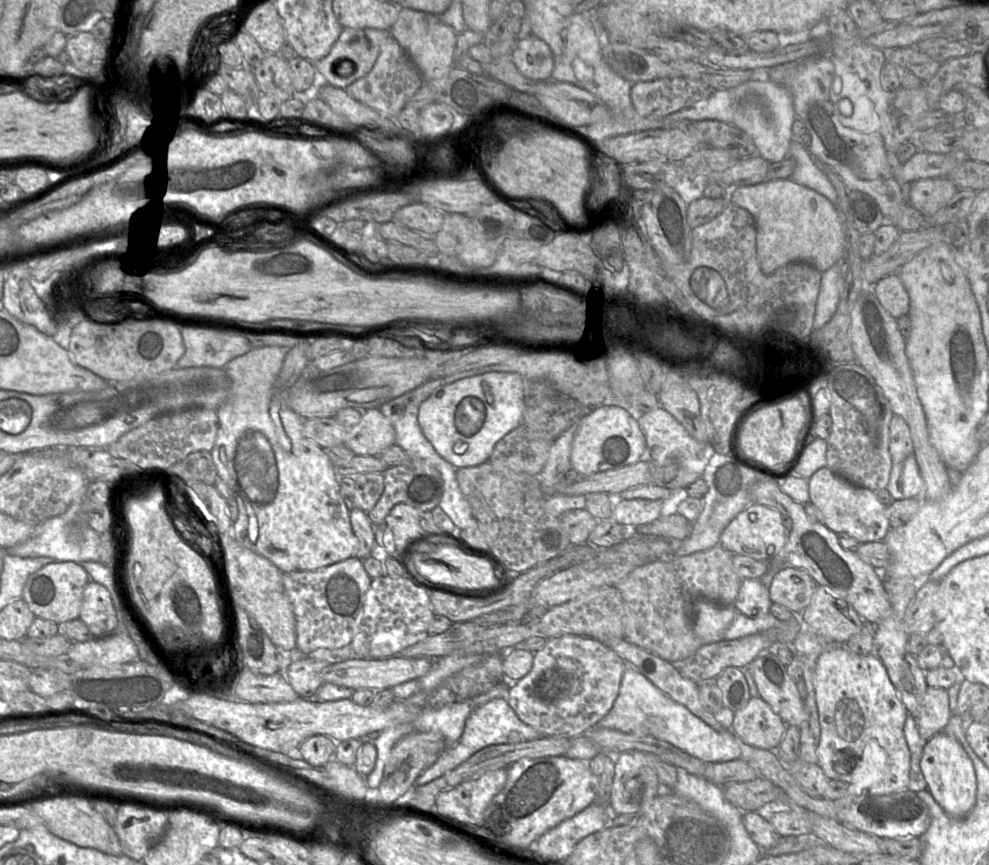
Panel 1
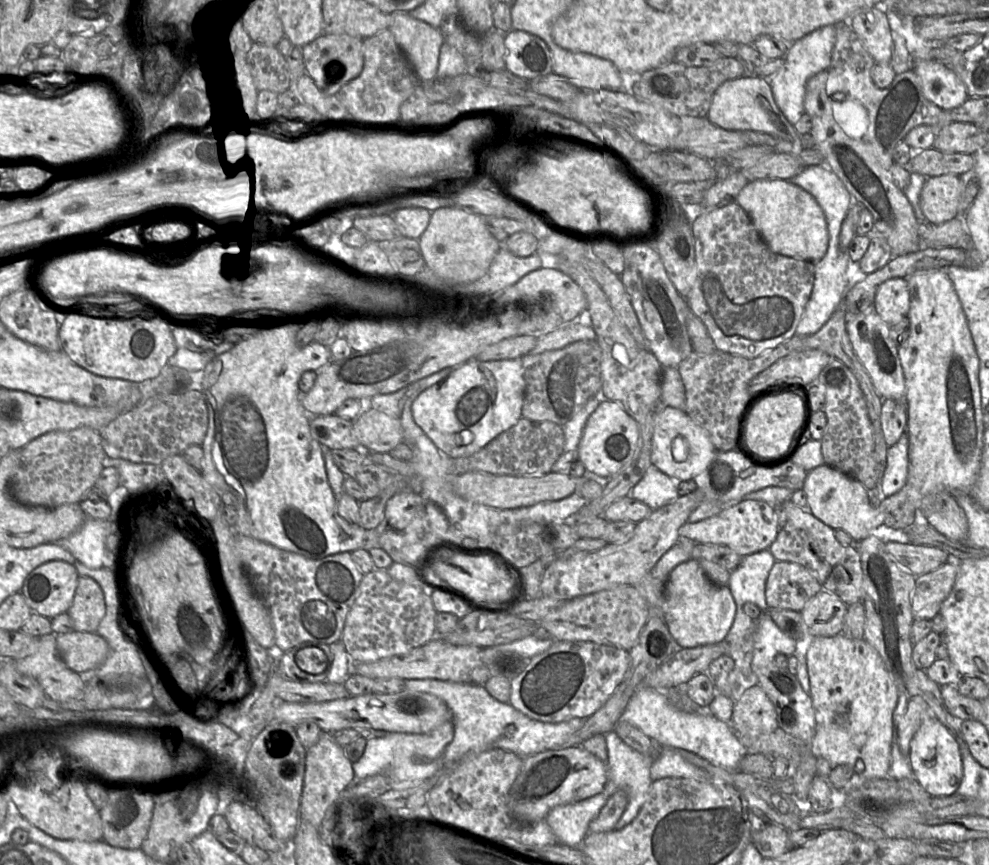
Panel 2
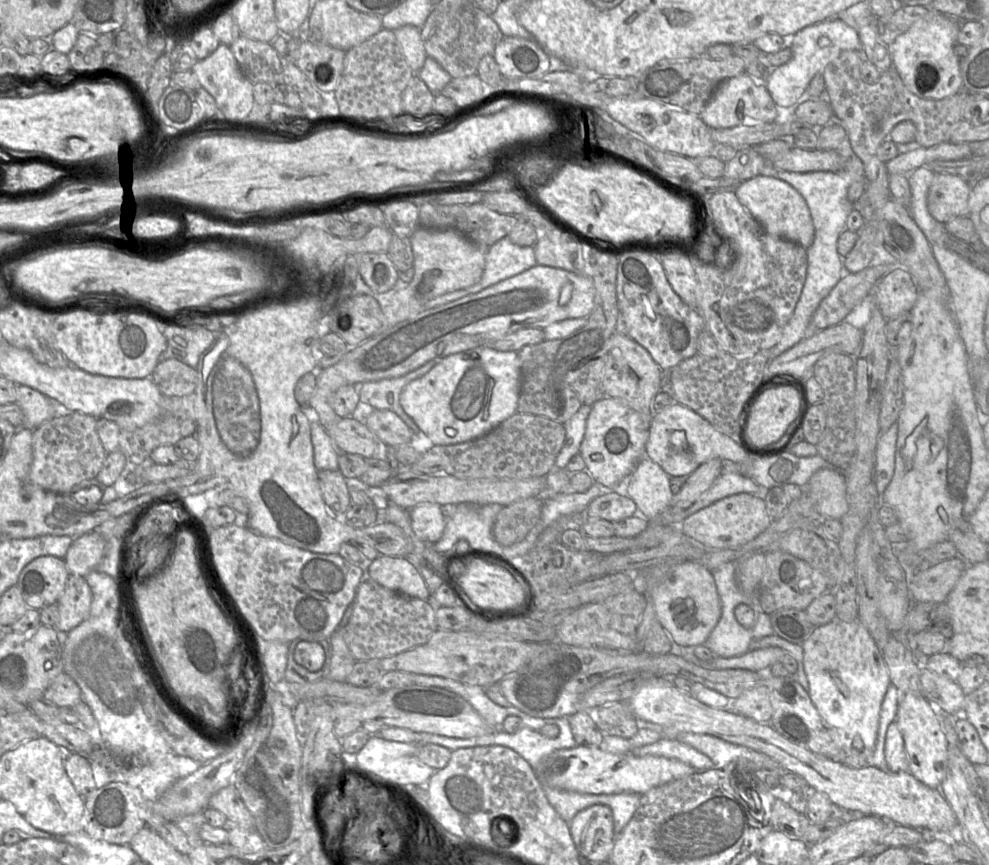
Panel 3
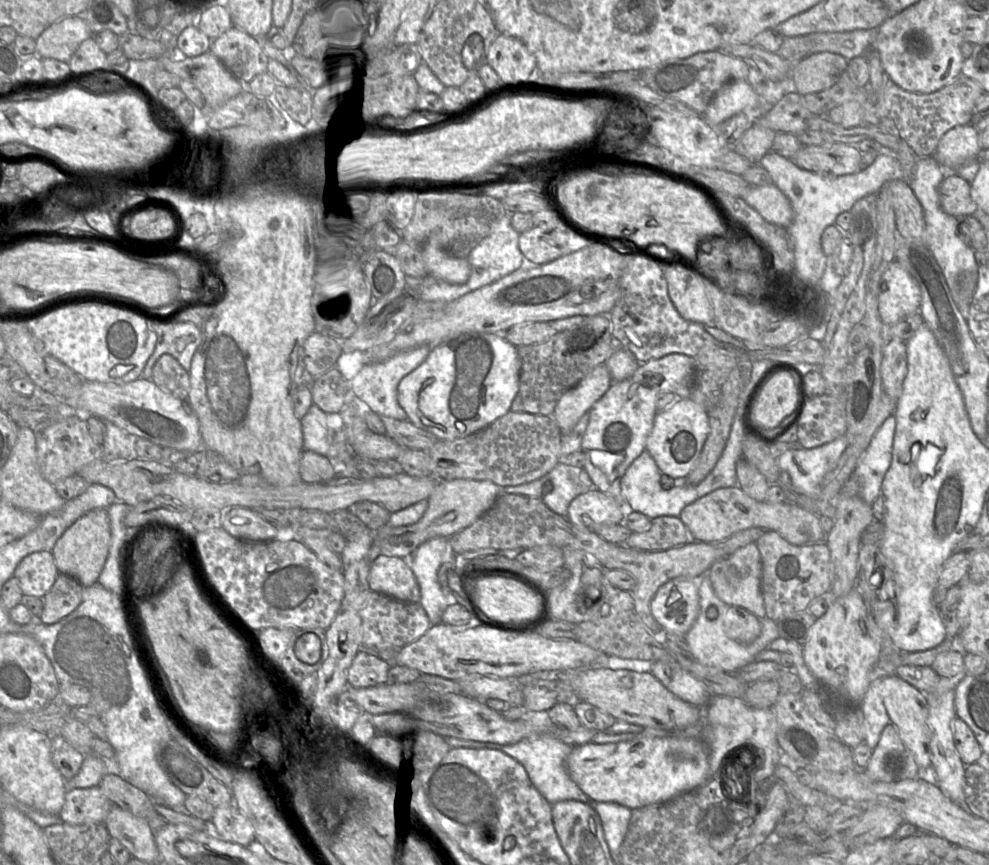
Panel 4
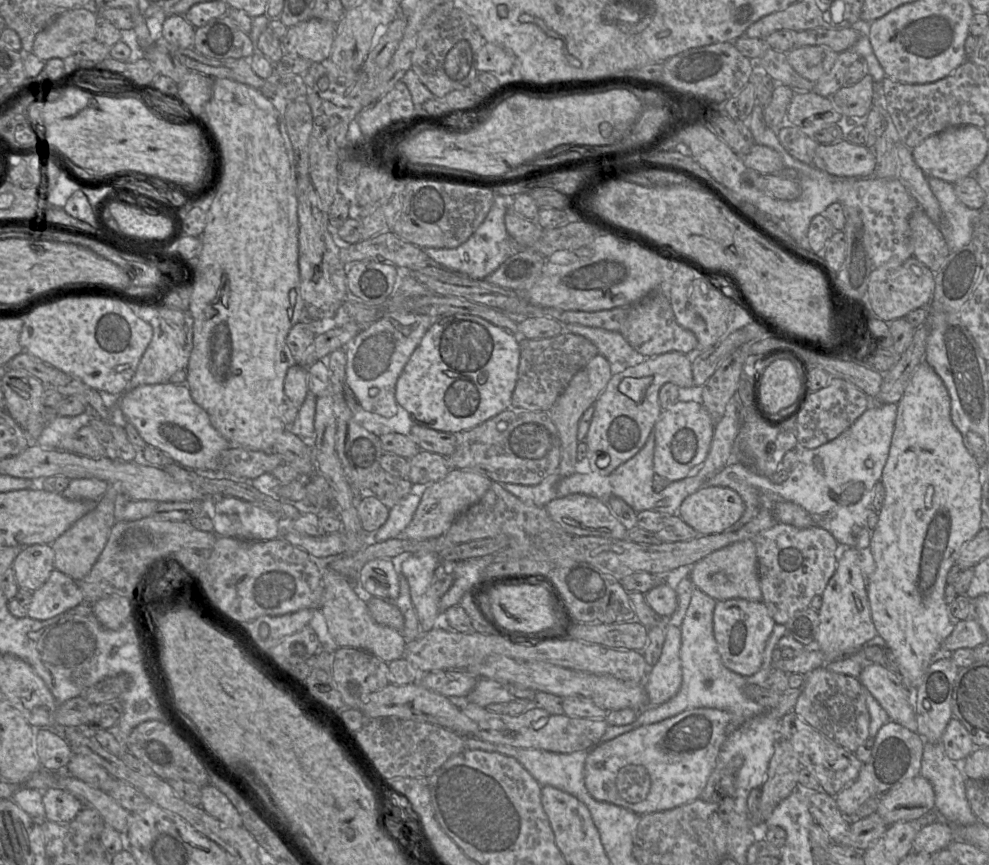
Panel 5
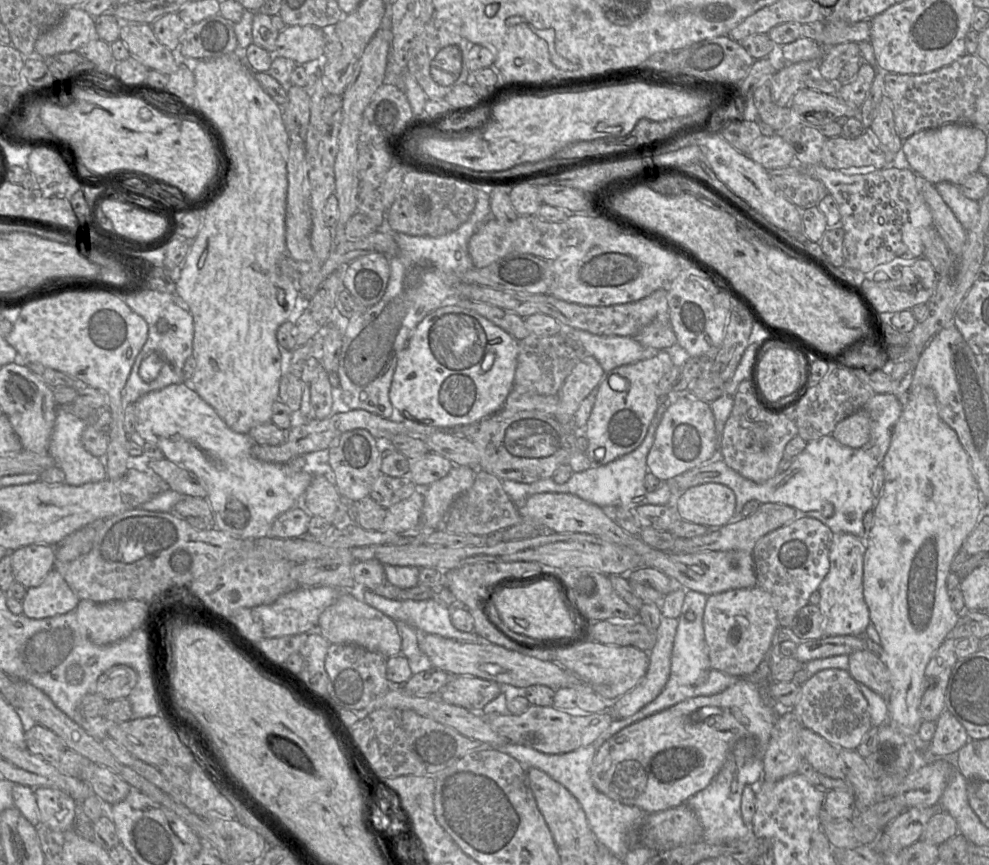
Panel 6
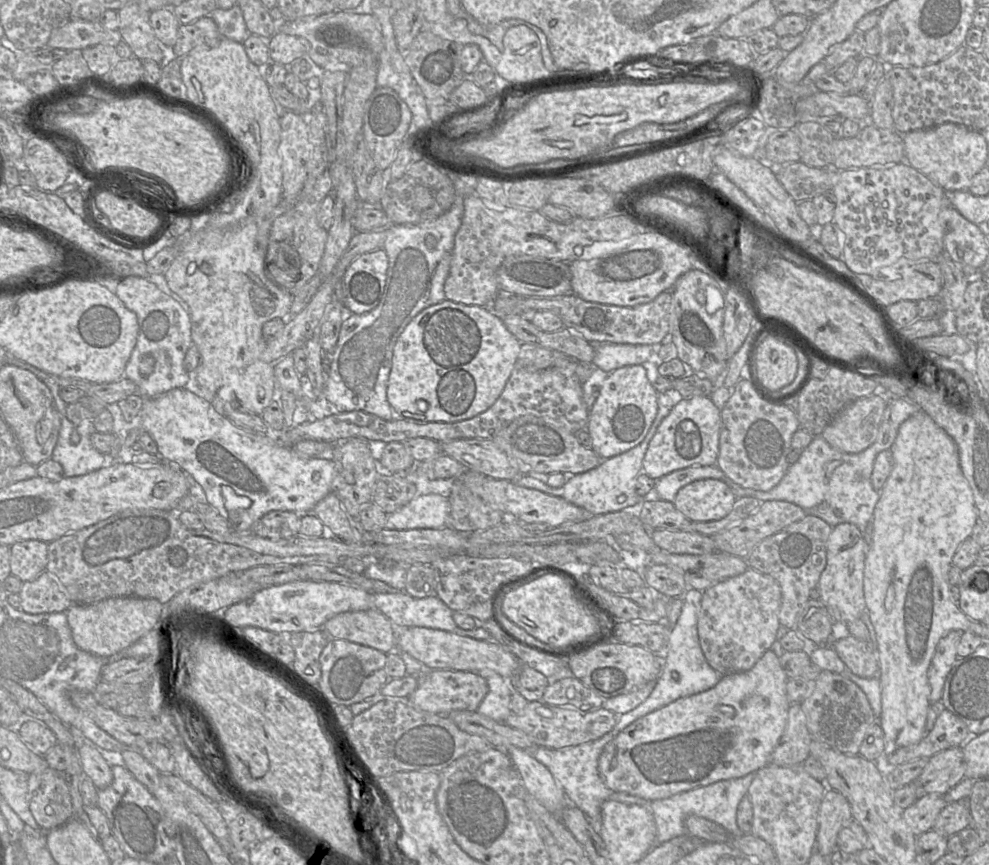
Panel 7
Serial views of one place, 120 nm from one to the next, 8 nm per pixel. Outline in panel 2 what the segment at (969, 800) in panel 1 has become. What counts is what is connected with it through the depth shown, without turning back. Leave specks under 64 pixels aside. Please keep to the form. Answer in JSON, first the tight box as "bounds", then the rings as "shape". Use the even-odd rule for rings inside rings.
{"bounds":[908,715,963,797],"shape":[[[933,715],[921,724],[910,742],[908,760],[913,777],[932,797],[950,796],[957,792],[963,777],[963,762],[956,737]]]}

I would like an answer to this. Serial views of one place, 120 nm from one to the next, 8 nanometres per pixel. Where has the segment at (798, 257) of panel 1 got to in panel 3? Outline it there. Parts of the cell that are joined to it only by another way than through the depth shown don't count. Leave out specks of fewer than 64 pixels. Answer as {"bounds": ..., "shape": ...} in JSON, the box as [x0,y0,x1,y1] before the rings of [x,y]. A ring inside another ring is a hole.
{"bounds":[734,174,815,249],"shape":[[[763,174],[743,181],[734,188],[740,203],[771,235],[796,242],[805,249],[814,241],[815,228],[803,196],[790,184],[773,175]]]}

